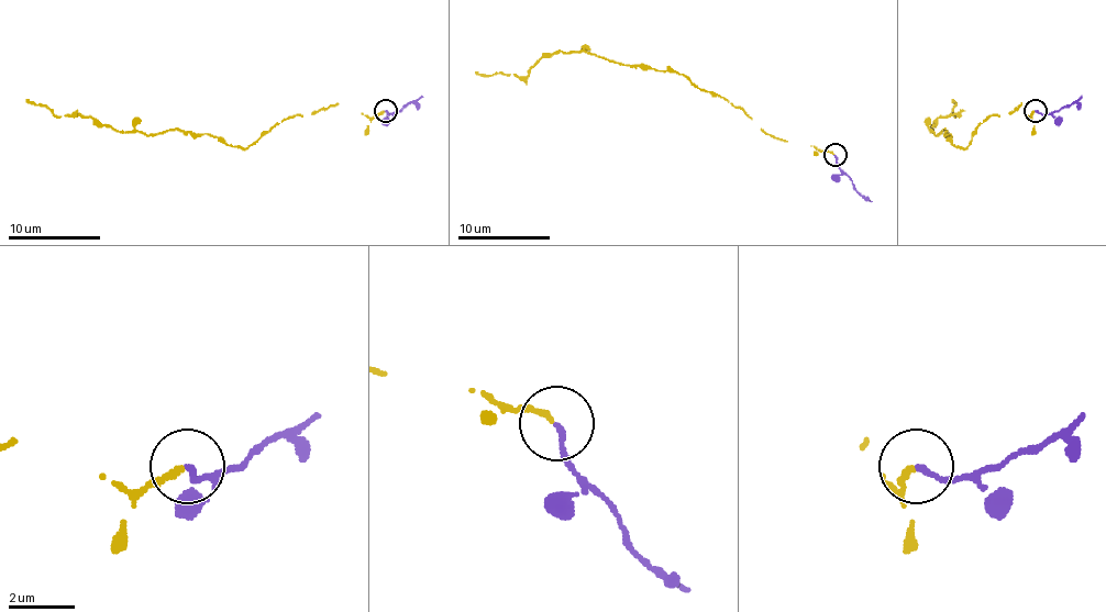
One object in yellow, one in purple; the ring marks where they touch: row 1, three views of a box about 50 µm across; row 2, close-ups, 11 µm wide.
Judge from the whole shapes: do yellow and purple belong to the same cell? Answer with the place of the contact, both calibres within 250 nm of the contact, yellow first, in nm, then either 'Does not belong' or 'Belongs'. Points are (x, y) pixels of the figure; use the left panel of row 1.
Place: (386, 110). Thickness 170 nm (yellow) against 160 nm. Belongs

